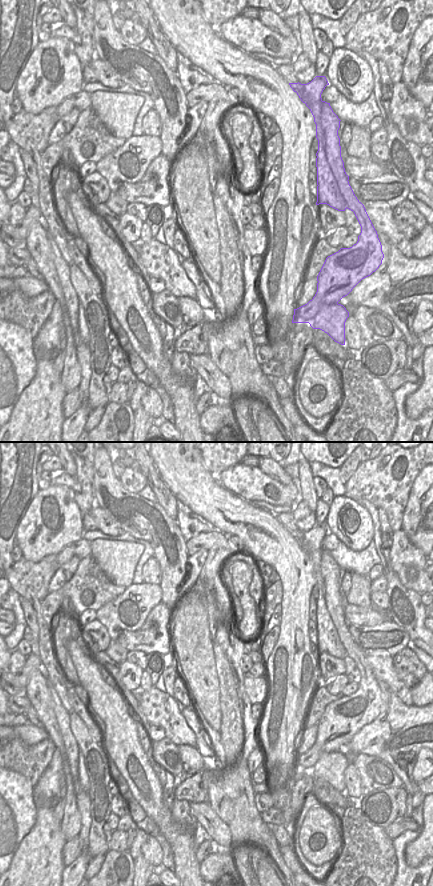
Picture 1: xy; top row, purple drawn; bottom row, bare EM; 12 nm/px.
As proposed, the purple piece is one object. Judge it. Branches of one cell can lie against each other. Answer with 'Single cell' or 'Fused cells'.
Single cell

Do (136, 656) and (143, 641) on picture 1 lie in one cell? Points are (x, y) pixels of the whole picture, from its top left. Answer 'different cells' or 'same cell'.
different cells

